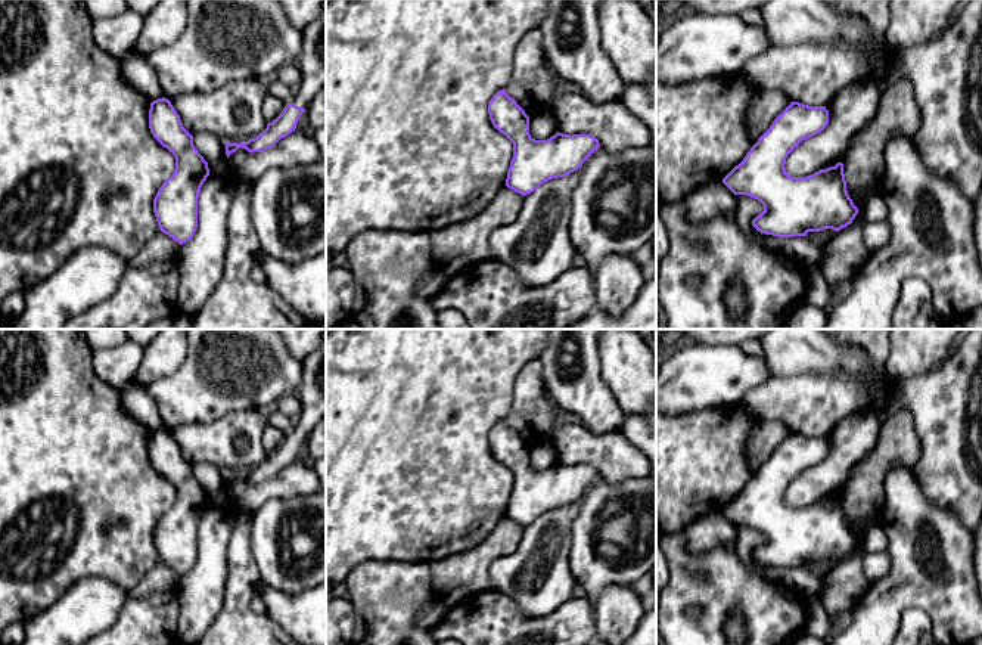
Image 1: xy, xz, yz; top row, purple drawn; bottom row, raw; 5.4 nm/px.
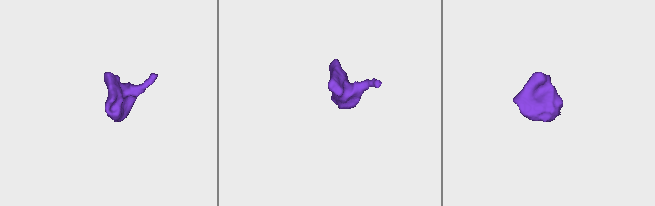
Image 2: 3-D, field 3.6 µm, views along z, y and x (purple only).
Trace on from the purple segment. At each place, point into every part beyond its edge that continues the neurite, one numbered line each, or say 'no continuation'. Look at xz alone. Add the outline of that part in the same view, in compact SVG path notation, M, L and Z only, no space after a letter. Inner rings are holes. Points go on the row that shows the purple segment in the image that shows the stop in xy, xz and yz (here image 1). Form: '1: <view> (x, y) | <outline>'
no continuation

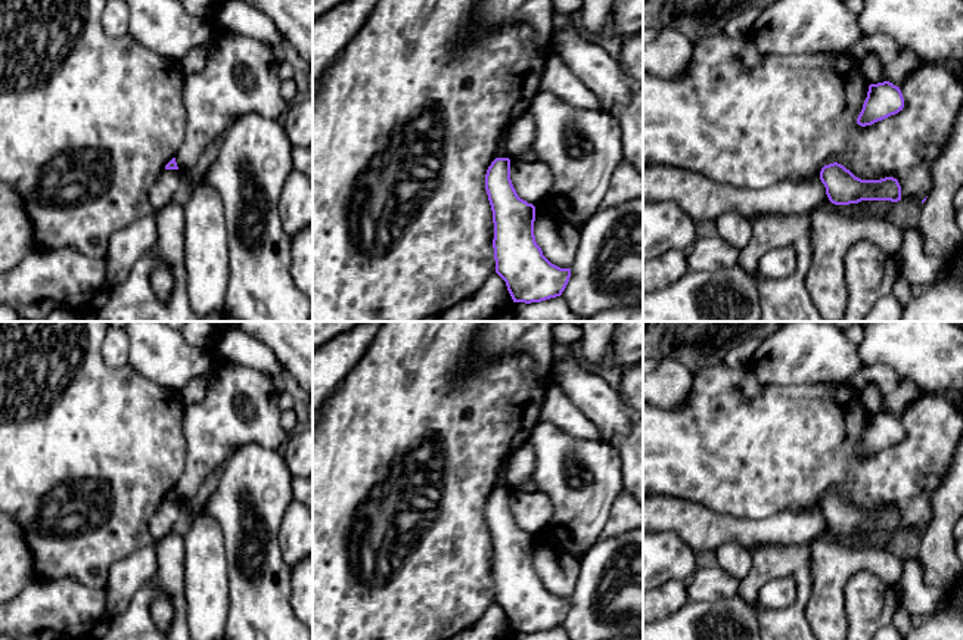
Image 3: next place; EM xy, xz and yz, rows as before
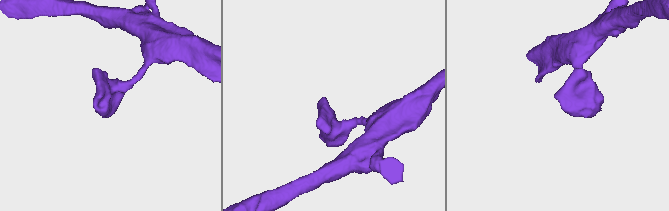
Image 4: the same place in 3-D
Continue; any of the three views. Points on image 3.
no continuation

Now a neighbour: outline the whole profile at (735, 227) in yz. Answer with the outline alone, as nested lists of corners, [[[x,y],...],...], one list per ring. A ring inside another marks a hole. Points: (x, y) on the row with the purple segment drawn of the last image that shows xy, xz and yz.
[[[729,211],[720,215],[709,230],[742,252],[754,236],[754,223],[739,211]]]

